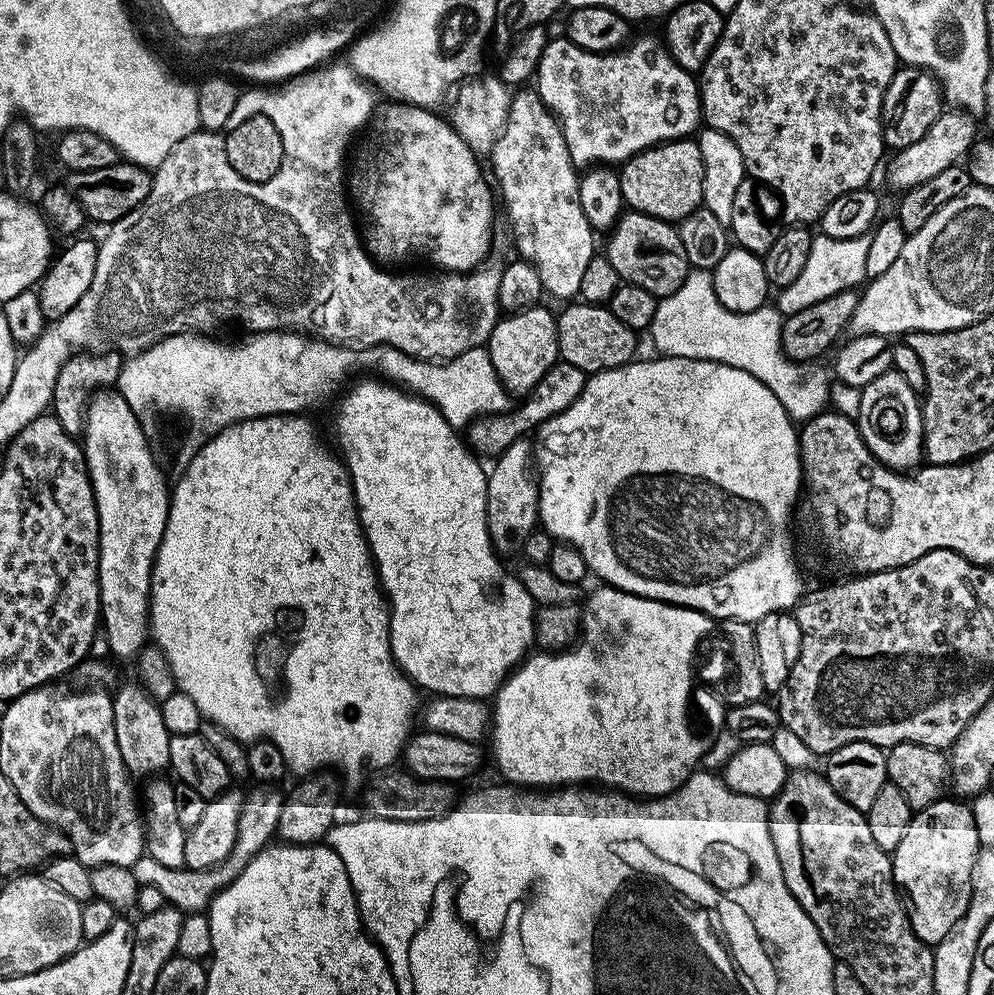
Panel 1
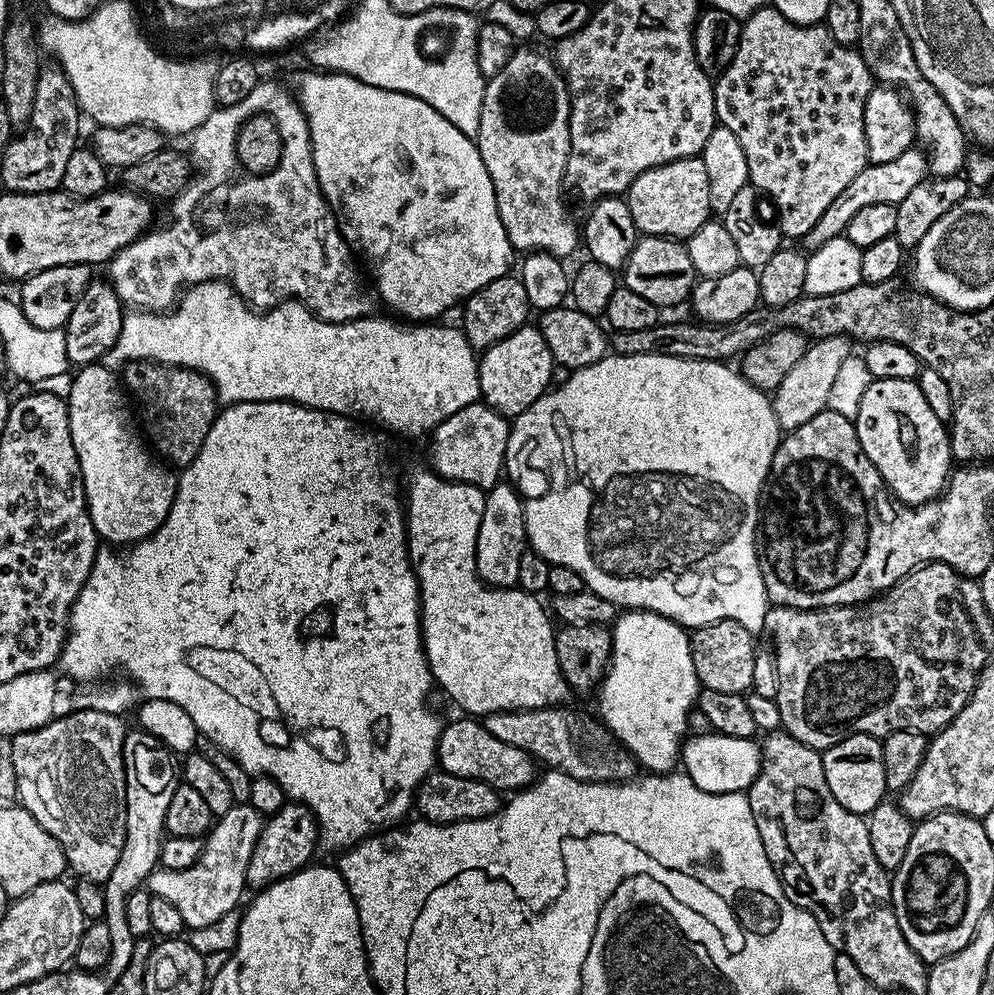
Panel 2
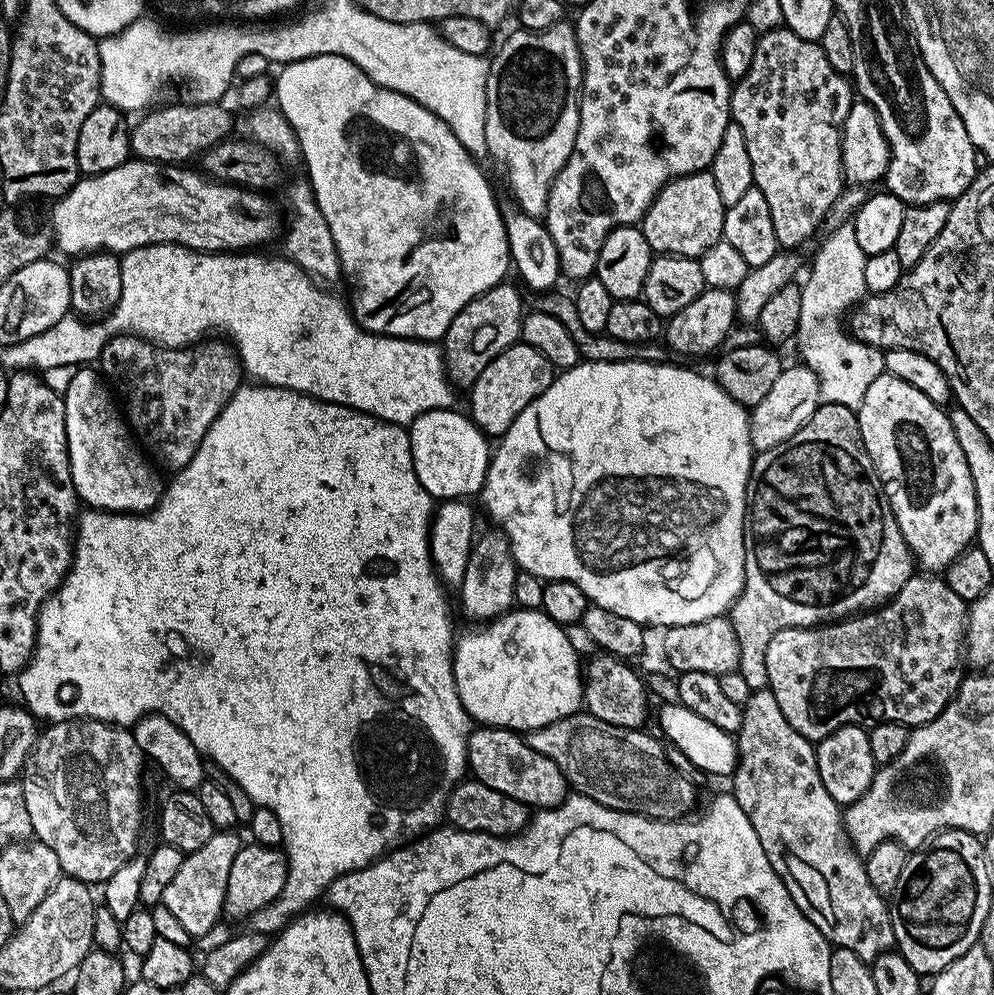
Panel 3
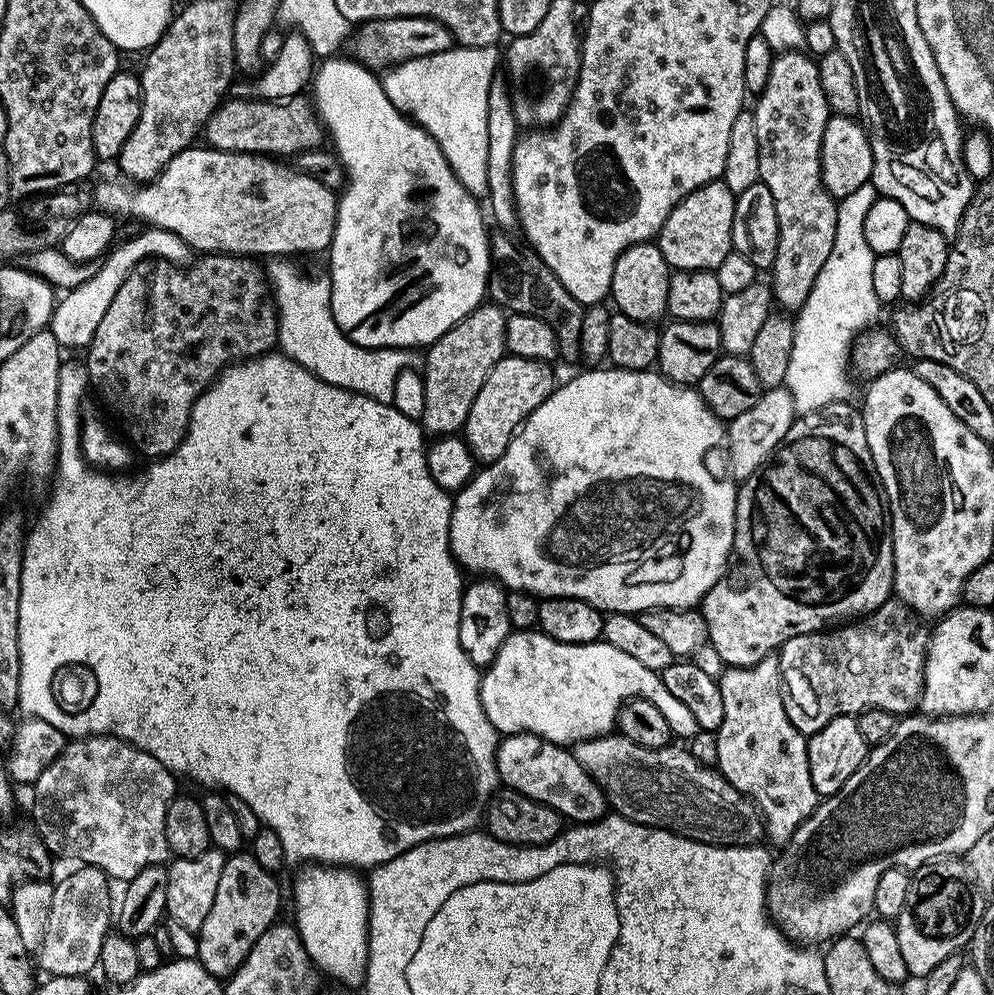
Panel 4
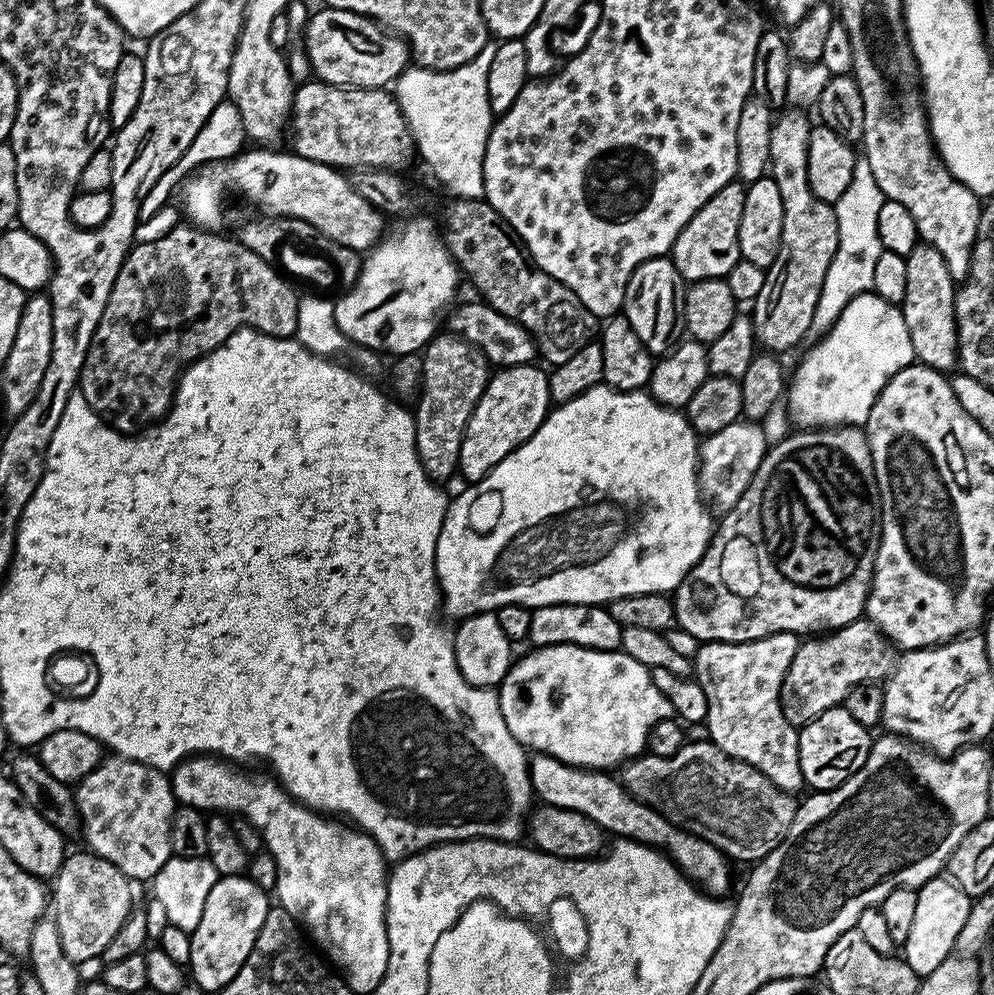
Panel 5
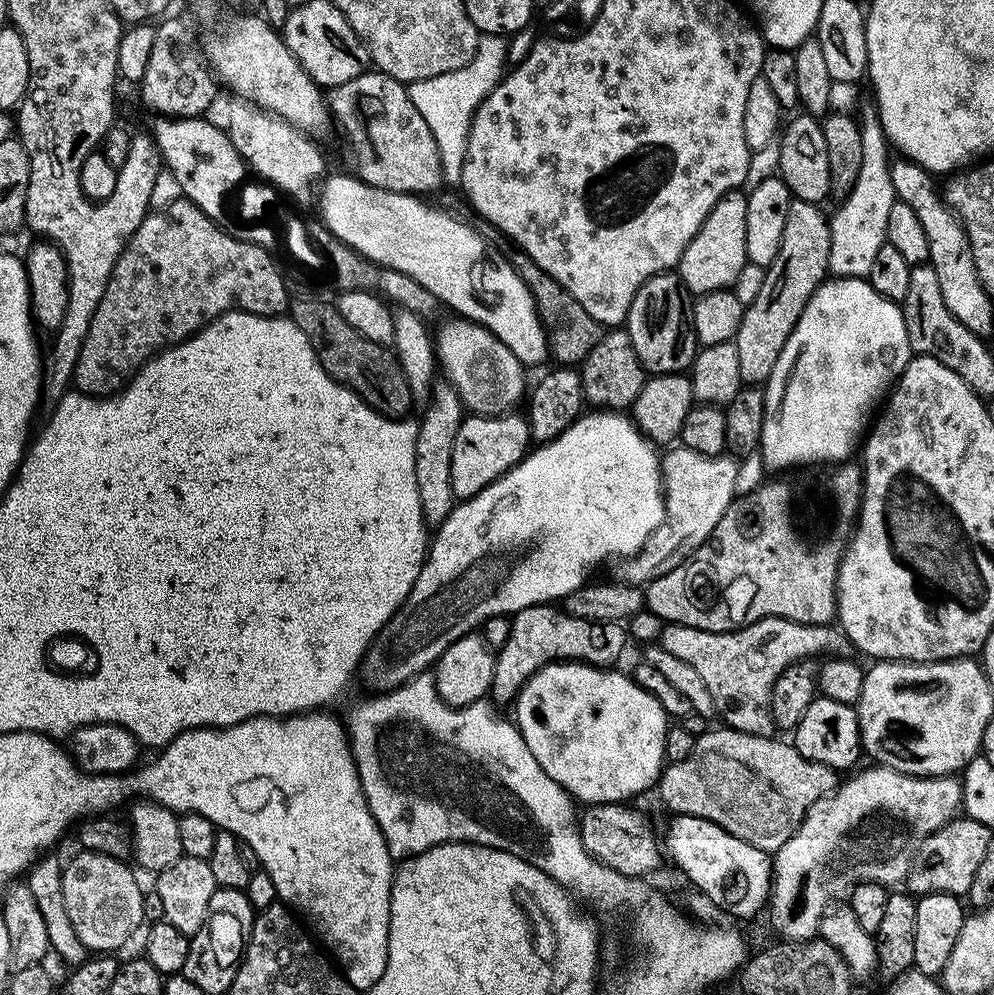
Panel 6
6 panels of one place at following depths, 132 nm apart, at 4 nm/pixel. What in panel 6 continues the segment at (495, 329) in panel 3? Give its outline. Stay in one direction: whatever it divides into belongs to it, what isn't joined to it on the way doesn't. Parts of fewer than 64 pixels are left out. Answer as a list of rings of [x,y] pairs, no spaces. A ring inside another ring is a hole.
[[[442,382],[433,387],[431,397],[423,412],[424,420],[419,421],[420,429],[414,446],[414,482],[418,482],[418,498],[422,502],[425,525],[438,526],[454,507],[450,462],[454,454],[454,438],[460,429],[460,421],[466,415],[466,409],[461,404],[459,394],[455,389],[448,382]]]

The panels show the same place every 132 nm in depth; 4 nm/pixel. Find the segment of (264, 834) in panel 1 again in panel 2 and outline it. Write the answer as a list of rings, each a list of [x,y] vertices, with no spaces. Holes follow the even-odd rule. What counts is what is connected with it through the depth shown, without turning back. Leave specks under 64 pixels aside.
[[[236,803],[225,816],[219,817],[213,823],[212,831],[203,839],[204,849],[202,854],[186,870],[170,870],[169,868],[157,867],[150,874],[146,888],[151,895],[158,898],[166,898],[166,902],[172,903],[182,914],[185,925],[189,929],[198,926],[210,926],[210,922],[218,922],[222,914],[237,911],[236,903],[240,895],[246,892],[244,879],[246,878],[246,866],[250,864],[250,854],[254,854],[254,842],[258,842],[258,834],[262,830],[265,817],[261,816],[254,806]]]

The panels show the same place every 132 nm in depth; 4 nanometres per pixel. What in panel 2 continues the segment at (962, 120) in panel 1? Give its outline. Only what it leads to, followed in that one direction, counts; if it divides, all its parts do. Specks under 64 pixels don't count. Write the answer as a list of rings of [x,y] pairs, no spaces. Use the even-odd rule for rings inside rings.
[[[913,146],[906,150],[906,154],[898,154],[898,158],[890,162],[869,164],[867,168],[863,168],[854,177],[854,182],[850,182],[850,186],[846,186],[846,190],[842,190],[842,194],[838,194],[838,198],[834,198],[830,206],[826,206],[826,214],[822,214],[822,218],[803,236],[803,247],[813,250],[828,239],[845,235],[850,218],[854,218],[854,214],[858,214],[858,210],[863,210],[865,206],[900,204],[902,198],[906,198],[906,194],[910,194],[910,190],[914,190],[914,186],[918,186],[918,182],[926,179],[930,172],[928,157],[921,149],[919,152],[918,148]]]

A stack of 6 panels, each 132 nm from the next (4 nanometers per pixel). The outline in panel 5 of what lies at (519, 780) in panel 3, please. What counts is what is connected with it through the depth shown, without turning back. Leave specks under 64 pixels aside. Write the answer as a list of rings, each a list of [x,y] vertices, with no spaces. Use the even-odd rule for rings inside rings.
[[[536,754],[531,757],[528,777],[535,799],[540,804],[562,806],[562,810],[578,810],[578,814],[586,814],[590,822],[598,822],[605,833],[612,835],[613,832],[613,837],[651,844],[670,857],[676,867],[709,896],[724,898],[729,895],[728,887],[732,884],[732,872],[728,869],[729,857],[701,836],[695,836],[693,832],[670,823],[662,814],[631,796],[615,775],[595,768],[575,768],[573,764],[553,756]]]

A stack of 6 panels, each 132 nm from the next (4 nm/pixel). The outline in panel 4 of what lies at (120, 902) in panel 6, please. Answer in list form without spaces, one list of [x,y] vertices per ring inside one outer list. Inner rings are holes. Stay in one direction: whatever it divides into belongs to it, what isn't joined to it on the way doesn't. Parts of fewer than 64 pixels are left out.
[[[80,866],[77,869],[54,887],[50,922],[38,949],[39,971],[48,976],[87,977],[88,971],[99,965],[102,942],[114,924],[114,896],[112,900],[108,893],[109,876],[100,868]]]

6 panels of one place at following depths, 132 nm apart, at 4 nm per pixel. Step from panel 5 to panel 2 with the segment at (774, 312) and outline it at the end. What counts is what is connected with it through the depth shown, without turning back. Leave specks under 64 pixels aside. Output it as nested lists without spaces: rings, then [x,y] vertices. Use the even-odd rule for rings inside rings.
[[[771,6],[760,8],[741,23],[738,50],[734,54],[730,66],[726,66],[714,80],[716,119],[723,127],[729,128],[734,133],[734,138],[738,138],[738,142],[742,145],[742,154],[746,154],[748,179],[752,187],[763,195],[765,192],[776,203],[777,218],[775,217],[775,219],[778,221],[781,237],[803,238],[822,218],[822,214],[826,214],[826,206],[830,206],[830,202],[834,202],[834,198],[838,198],[838,194],[842,194],[842,190],[846,190],[846,186],[850,186],[850,182],[854,182],[854,177],[863,168],[868,167],[864,107],[866,106],[866,98],[871,94],[873,87],[874,77],[864,59],[861,58],[859,51],[855,47],[836,42],[823,23],[795,24],[790,22],[790,18],[786,18],[778,9]]]

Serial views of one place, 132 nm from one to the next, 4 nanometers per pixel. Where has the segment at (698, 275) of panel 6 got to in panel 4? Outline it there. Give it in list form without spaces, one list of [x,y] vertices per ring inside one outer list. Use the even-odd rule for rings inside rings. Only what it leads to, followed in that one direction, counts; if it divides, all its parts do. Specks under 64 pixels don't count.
[[[723,179],[703,184],[694,190],[666,218],[660,227],[658,243],[662,258],[666,258],[672,270],[715,270],[722,266],[726,254],[733,252],[732,231],[734,230],[734,210],[737,193],[724,184]]]

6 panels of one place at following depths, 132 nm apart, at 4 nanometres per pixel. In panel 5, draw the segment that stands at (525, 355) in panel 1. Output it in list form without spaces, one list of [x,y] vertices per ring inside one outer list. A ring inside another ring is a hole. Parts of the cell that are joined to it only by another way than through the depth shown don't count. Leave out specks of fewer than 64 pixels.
[[[535,363],[519,364],[489,375],[486,390],[482,390],[482,398],[478,398],[478,406],[474,406],[474,414],[470,414],[470,422],[462,438],[458,472],[461,477],[465,476],[465,481],[475,482],[494,470],[502,458],[529,440],[548,417],[554,404],[548,372],[543,367],[536,367]]]

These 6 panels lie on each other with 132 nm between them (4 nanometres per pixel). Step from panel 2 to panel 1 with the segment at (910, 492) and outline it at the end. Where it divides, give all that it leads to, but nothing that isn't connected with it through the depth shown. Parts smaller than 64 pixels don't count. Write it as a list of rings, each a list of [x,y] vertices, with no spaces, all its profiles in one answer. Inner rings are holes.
[[[883,372],[862,390],[858,427],[866,446],[880,463],[893,470],[912,470],[924,455],[924,414],[918,393],[900,372]]]

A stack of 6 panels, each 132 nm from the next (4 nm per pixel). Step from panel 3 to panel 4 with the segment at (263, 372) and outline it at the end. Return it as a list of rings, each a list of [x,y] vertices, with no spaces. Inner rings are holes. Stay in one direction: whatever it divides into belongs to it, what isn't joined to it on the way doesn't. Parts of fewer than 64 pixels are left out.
[[[151,226],[145,227],[136,237],[117,243],[103,257],[101,269],[92,278],[60,296],[62,297],[60,309],[53,314],[52,324],[50,324],[50,330],[56,341],[65,349],[87,349],[94,338],[94,330],[98,330],[98,322],[102,322],[106,310],[110,310],[110,302],[114,302],[114,294],[118,294],[122,282],[126,282],[130,270],[134,270],[138,262],[149,258],[163,258],[177,266],[184,266],[189,263],[190,249],[188,243],[178,234]],[[272,258],[266,264],[266,279],[280,317],[279,351],[322,378],[322,382],[391,404],[398,376],[416,364],[417,353],[402,348],[363,348],[350,342],[338,322],[334,322],[331,279],[324,274],[311,276],[292,262],[288,258]]]

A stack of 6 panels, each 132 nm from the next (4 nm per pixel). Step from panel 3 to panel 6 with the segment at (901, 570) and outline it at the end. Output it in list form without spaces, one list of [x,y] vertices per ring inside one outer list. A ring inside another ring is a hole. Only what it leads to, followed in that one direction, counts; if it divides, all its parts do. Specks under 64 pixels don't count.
[[[840,462],[824,476],[824,489],[820,492],[820,508],[824,513],[811,512],[804,505],[804,500],[796,496],[796,488],[792,484],[787,484],[784,480],[765,479],[760,487],[753,492],[744,495],[737,495],[732,505],[718,518],[718,526],[714,526],[710,539],[702,547],[694,549],[689,556],[676,568],[668,573],[649,581],[644,588],[644,602],[647,611],[658,614],[670,624],[681,624],[682,626],[694,626],[698,630],[707,632],[732,632],[736,628],[743,628],[745,624],[758,622],[764,616],[781,616],[794,622],[803,624],[831,624],[836,620],[836,583],[838,582],[838,570],[840,569],[840,560],[844,556],[844,550],[848,546],[848,541],[852,539],[852,533],[855,529],[857,519],[860,515],[860,495],[864,493],[864,474],[859,463]]]

